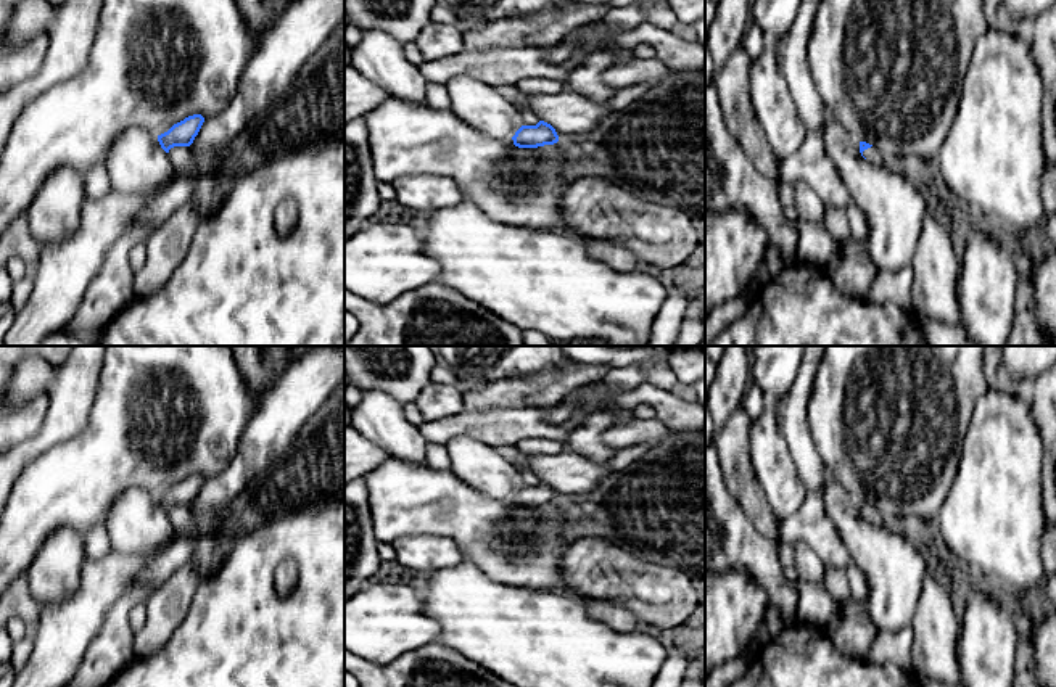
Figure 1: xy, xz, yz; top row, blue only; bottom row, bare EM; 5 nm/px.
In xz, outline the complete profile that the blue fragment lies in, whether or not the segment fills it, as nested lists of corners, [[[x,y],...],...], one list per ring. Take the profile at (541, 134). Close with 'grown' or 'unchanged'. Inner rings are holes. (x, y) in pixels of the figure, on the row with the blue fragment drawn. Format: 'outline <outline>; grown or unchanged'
outline [[[539,121],[536,125],[522,125],[512,140],[518,148],[538,148],[557,143],[559,135],[551,124]]]; unchanged

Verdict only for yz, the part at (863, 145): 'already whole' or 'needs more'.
needs more

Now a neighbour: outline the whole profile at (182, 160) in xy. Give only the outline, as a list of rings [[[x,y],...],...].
[[[174,146],[169,150],[167,158],[177,177],[193,175],[196,179],[190,200],[198,204],[198,214],[204,220],[211,216],[217,177],[203,174],[204,161],[196,159],[190,146]]]

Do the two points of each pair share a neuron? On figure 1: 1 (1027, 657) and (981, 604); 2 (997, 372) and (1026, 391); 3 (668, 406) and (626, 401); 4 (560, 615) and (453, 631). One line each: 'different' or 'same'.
1: different
2: same
3: same
4: same

